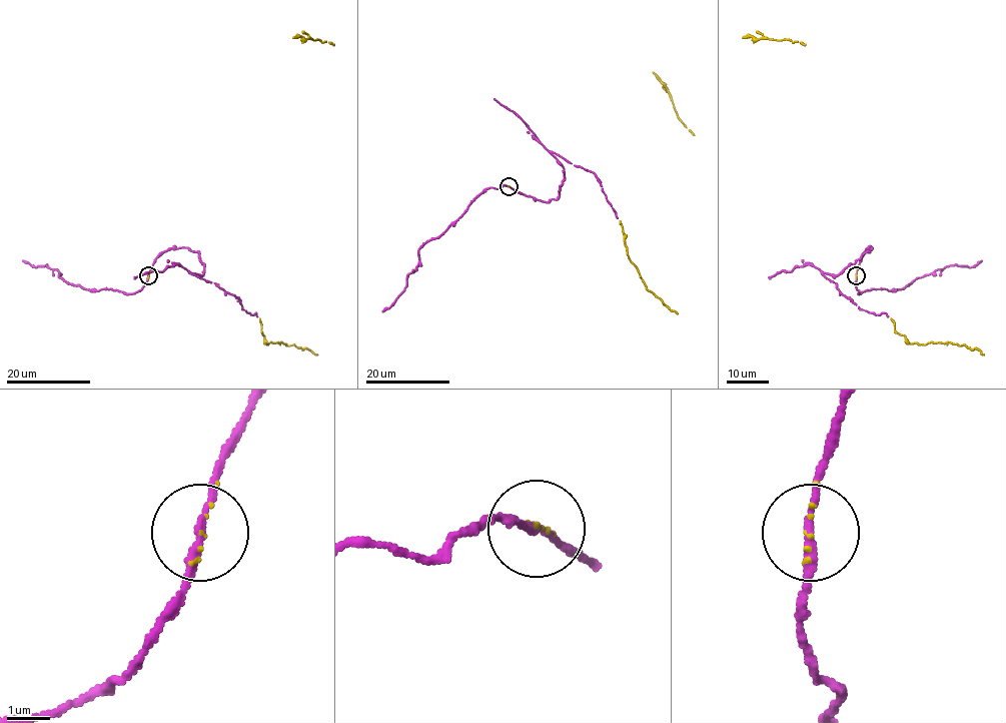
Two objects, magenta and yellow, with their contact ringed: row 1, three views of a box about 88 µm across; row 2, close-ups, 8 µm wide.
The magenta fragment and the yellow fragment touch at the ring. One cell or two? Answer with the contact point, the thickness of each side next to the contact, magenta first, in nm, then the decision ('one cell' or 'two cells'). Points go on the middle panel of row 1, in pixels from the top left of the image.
place (509, 186); calibres 180 and 60 nm; one cell

